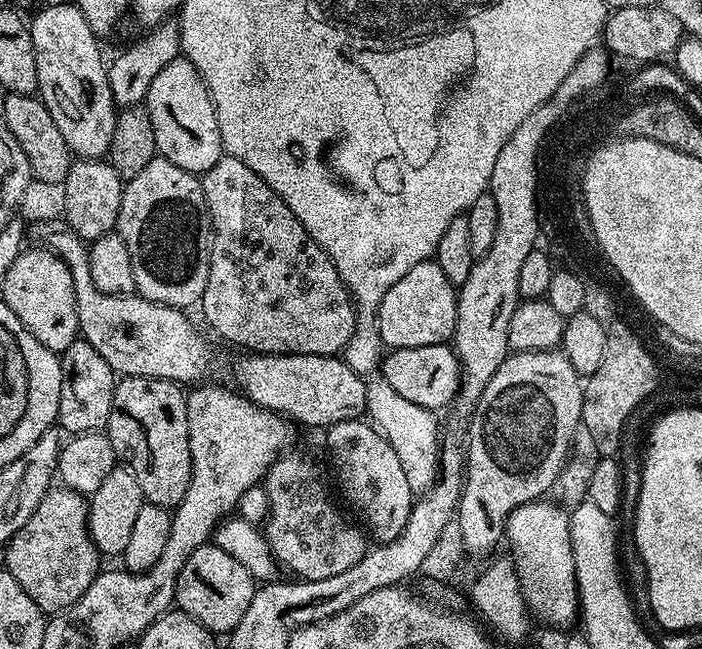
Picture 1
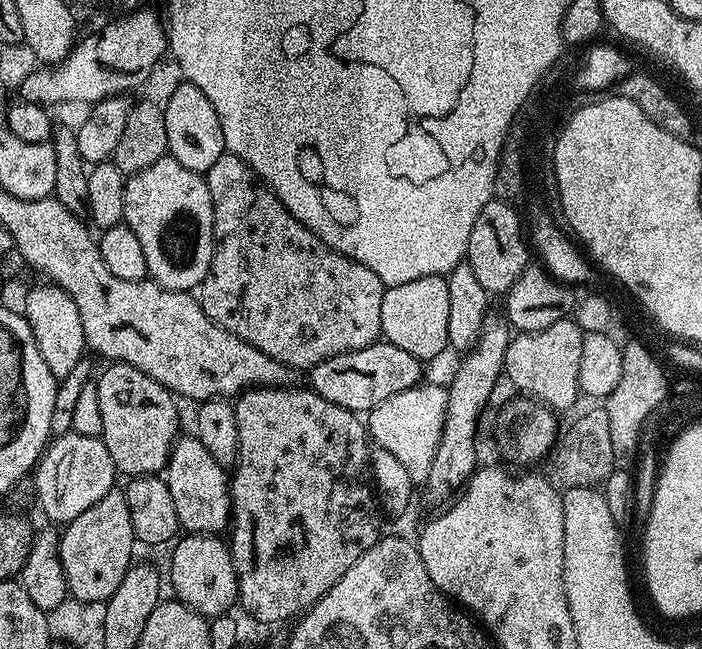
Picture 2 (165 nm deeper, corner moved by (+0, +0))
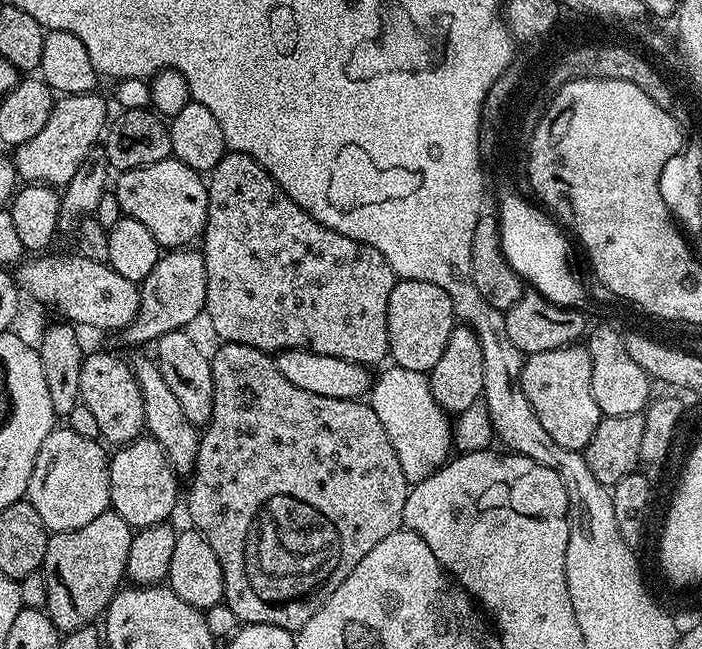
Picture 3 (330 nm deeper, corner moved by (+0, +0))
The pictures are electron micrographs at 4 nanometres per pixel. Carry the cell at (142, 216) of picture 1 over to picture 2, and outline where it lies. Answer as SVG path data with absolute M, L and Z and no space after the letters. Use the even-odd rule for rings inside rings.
M165 154L154 166L127 177L123 223L138 237L148 267L148 276L161 288L175 292L199 289L212 261L214 225L212 199L203 175Z

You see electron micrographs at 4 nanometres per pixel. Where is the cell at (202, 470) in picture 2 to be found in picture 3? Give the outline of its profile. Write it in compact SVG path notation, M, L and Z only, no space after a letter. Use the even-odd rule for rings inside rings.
M136 356L130 360L130 367L138 386L142 390L144 402L144 426L147 435L158 442L158 446L164 448L164 456L170 462L173 472L177 477L191 477L192 468L198 458L198 446L200 445L200 432L197 425L186 418L182 411L182 405L178 403L178 397L166 386L166 378L162 378L162 370L155 359L148 356Z

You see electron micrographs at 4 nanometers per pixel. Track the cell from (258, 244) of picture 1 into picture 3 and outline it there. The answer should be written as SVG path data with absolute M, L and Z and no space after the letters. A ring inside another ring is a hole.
M231 150L225 151L224 157L212 167L206 183L208 185L208 221L202 237L202 251L206 262L206 302L204 306L206 320L208 316L213 330L221 336L219 338L221 341L254 346L269 354L279 354L288 348L306 348L309 352L319 356L346 358L346 362L358 362L369 366L375 366L380 359L388 356L388 303L390 302L390 290L396 285L398 277L392 271L390 262L386 262L386 258L378 254L378 250L354 238L346 238L346 234L338 234L322 222L318 222L310 214L306 214L306 210L302 210L302 206L298 206L282 191L278 182L274 182L274 178L266 174L264 167L253 156Z

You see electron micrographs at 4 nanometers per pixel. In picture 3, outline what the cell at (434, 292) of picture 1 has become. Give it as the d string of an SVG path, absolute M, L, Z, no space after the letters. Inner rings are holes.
M397 279L390 290L388 303L388 356L391 363L413 374L431 372L438 358L442 358L442 350L446 350L446 342L450 342L450 334L457 324L458 313L453 310L452 299L442 286L434 286L434 282Z

